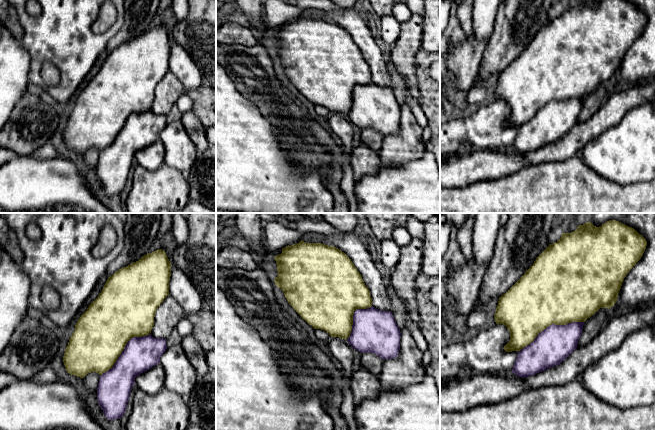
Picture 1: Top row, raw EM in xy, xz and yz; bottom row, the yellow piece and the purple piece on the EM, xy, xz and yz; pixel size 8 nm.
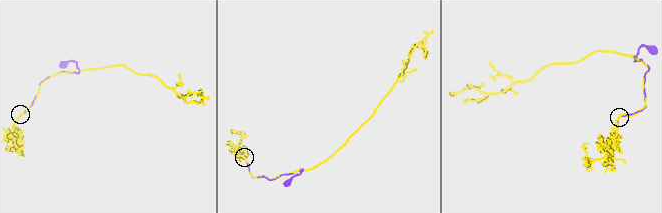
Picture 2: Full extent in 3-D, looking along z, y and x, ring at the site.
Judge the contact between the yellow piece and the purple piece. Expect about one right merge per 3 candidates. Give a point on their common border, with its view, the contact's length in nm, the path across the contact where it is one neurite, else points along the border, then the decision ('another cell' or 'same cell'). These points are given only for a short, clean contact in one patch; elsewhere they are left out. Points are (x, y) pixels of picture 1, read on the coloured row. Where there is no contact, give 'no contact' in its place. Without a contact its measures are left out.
yz (550, 324) | 550 nm | same cell

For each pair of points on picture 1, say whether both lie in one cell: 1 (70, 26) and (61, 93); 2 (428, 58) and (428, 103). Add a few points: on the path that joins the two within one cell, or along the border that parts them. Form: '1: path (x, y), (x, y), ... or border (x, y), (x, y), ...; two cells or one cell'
1: path (70, 43), (70, 76); one cell
2: path (425, 69), (425, 82), (428, 86), (428, 92); one cell

